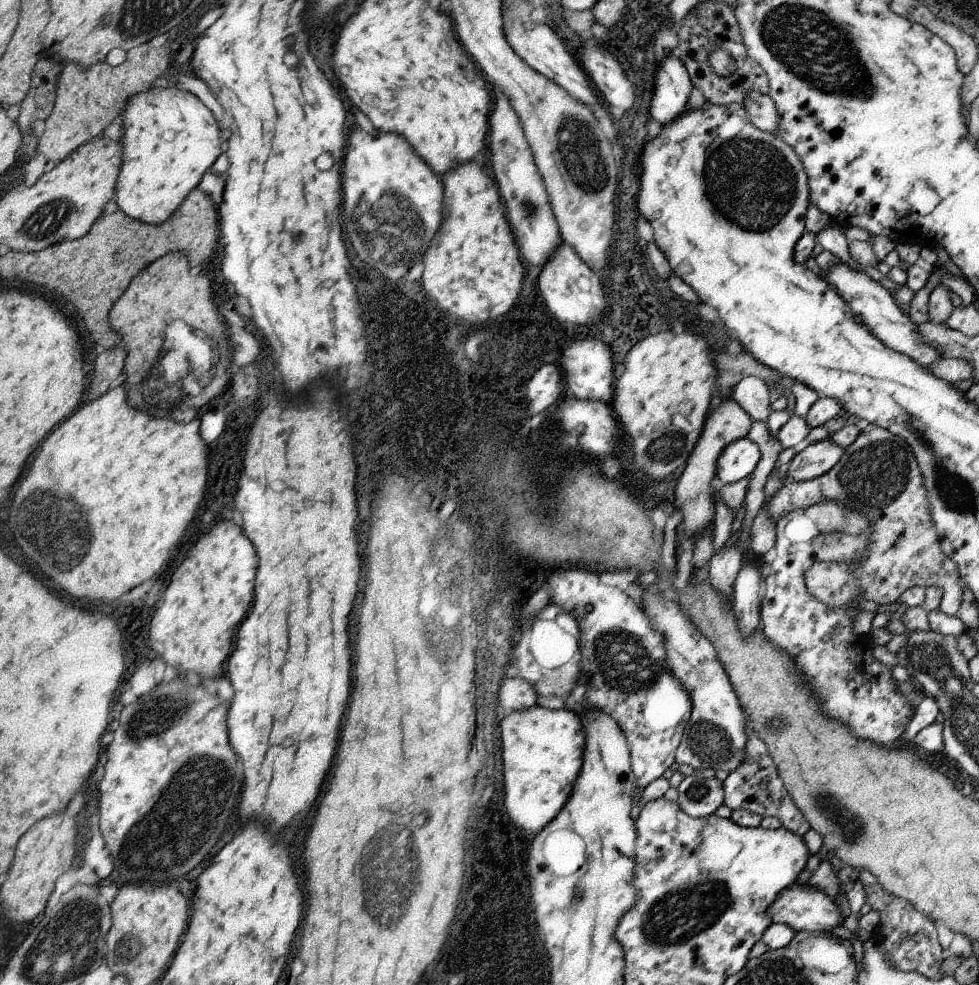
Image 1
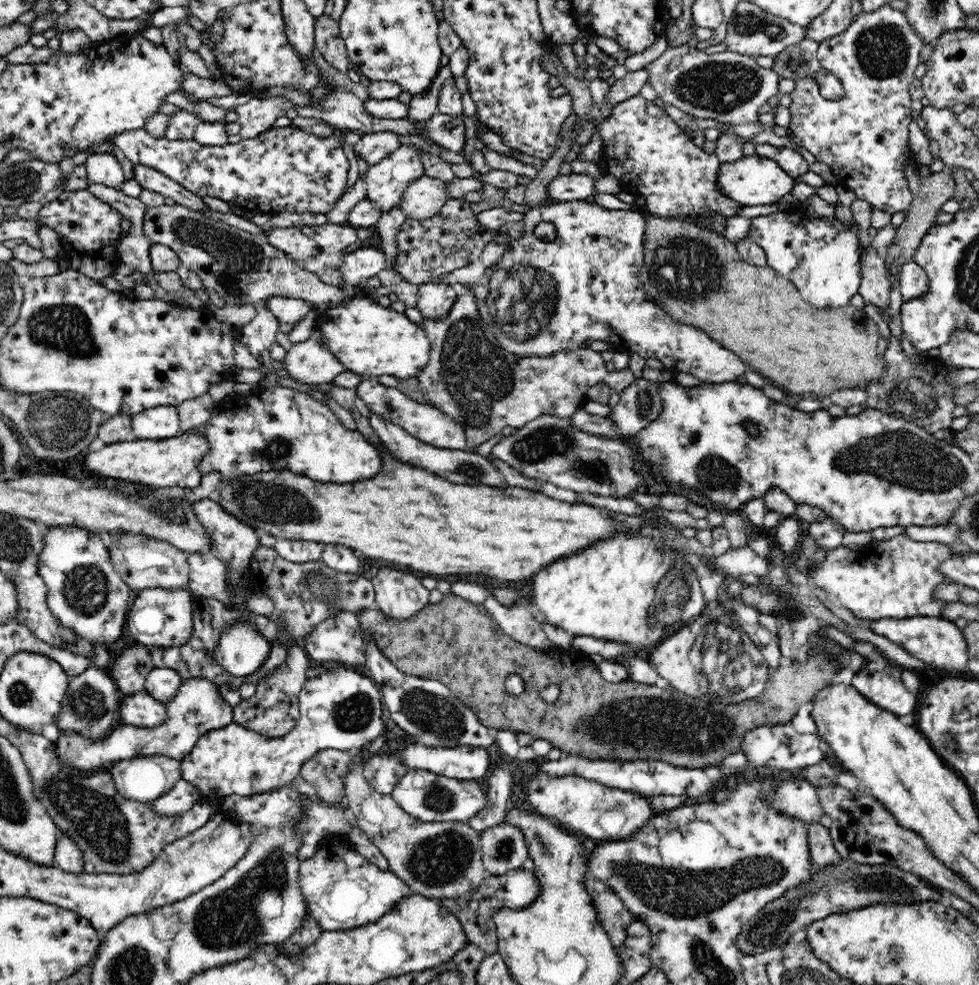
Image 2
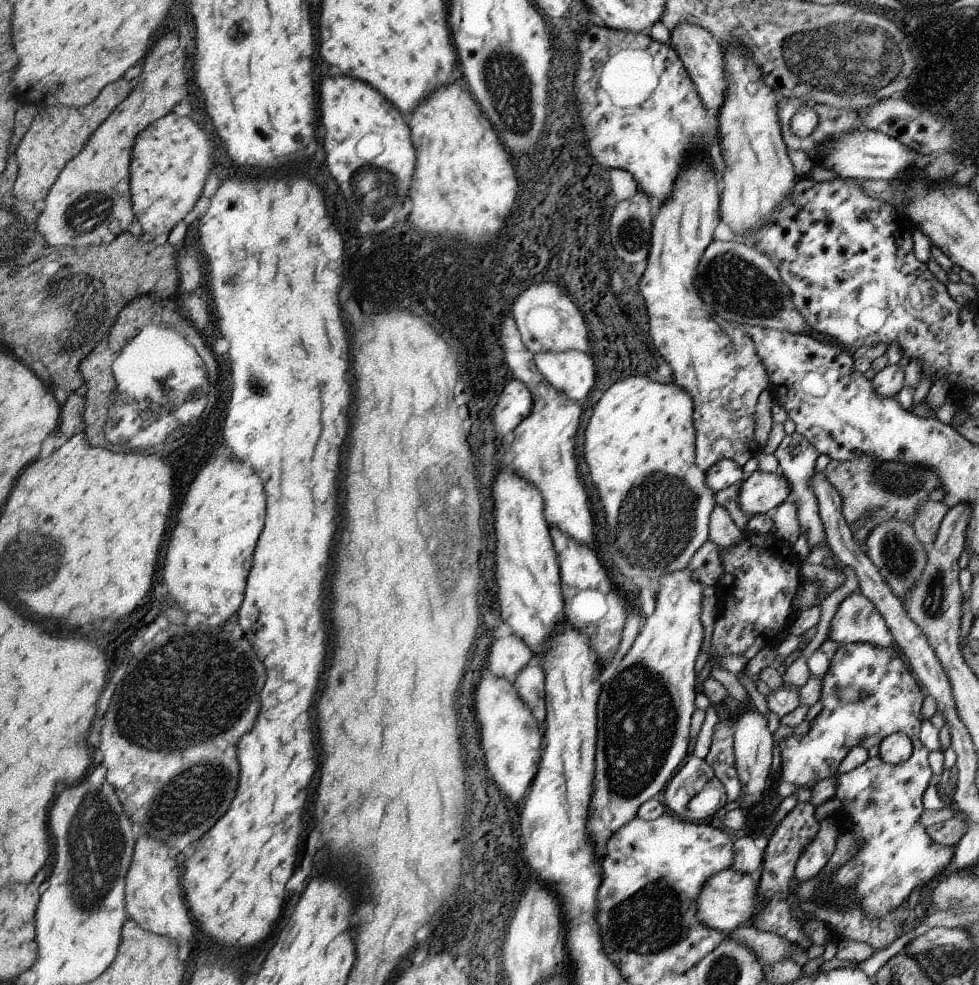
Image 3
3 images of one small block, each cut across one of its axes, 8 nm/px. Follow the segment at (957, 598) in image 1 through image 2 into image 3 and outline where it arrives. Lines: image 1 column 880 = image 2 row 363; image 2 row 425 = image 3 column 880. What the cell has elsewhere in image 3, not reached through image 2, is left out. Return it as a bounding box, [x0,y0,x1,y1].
[825,456,941,548]

